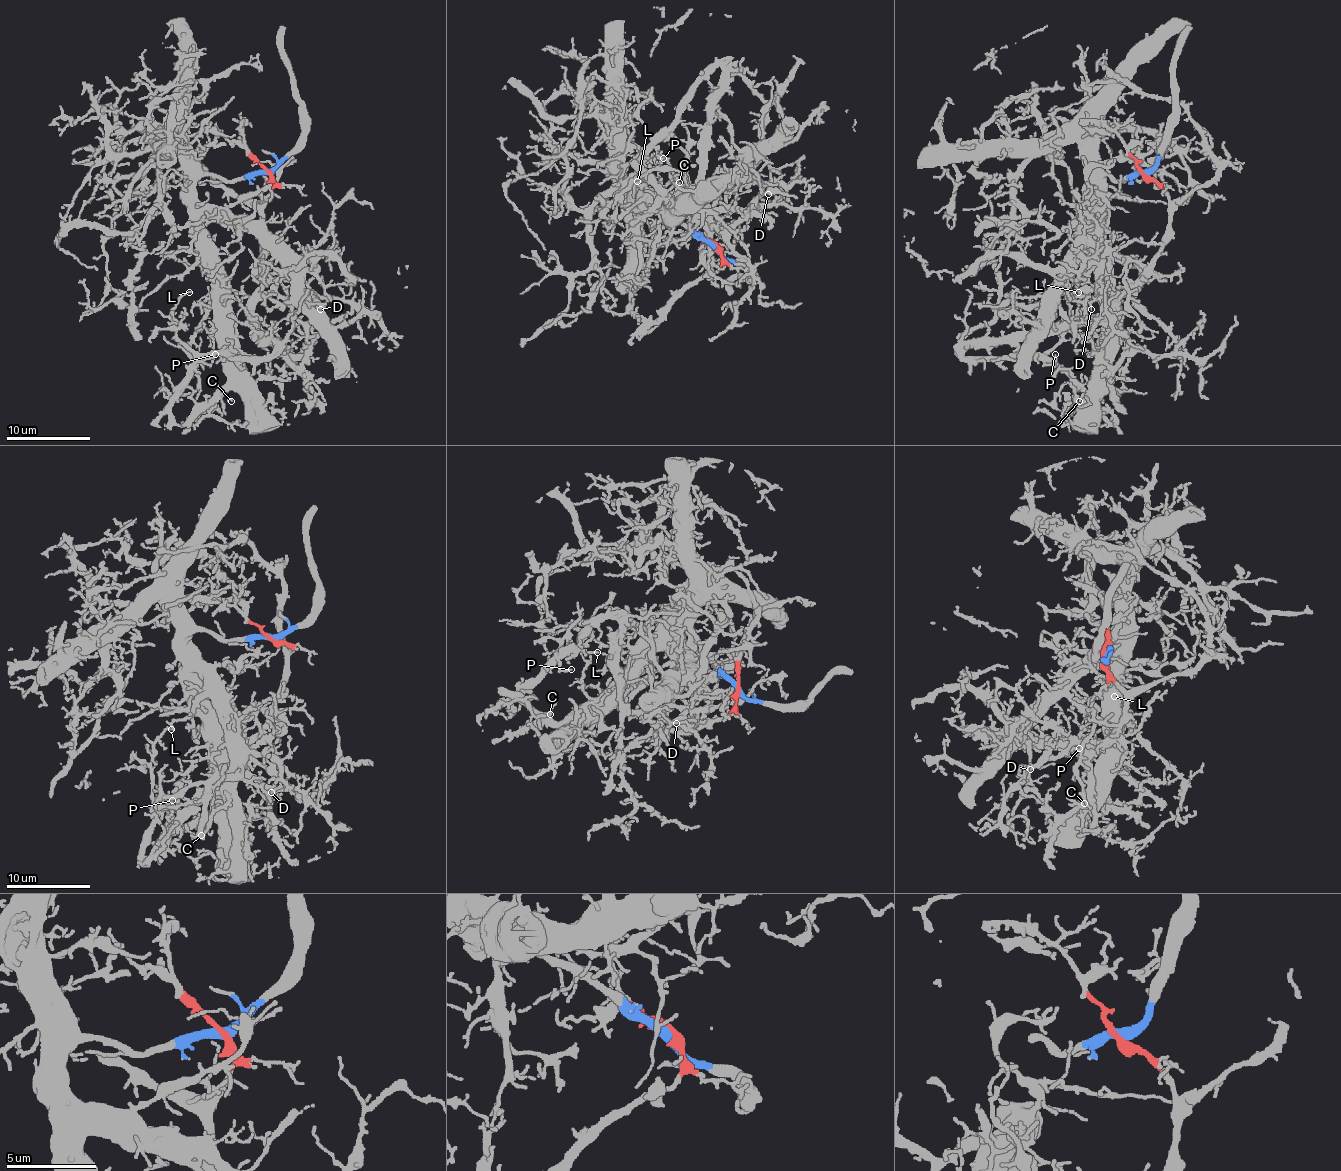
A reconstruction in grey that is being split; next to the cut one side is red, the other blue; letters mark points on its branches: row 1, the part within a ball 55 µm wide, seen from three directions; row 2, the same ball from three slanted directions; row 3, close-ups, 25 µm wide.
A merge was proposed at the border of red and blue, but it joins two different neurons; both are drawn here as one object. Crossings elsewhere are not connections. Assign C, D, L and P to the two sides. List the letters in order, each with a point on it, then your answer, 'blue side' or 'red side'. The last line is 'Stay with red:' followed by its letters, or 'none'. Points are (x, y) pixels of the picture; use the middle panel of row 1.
C: (679, 182) | blue side
D: (768, 194) | red side
L: (637, 181) | red side
P: (663, 158) | red side
Stay with red: D, L, P

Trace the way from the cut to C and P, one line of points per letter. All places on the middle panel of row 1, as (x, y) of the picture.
C: (716, 247), (699, 240), (676, 217), (661, 215), (642, 198), (676, 205), (667, 192), (680, 182)
P: (716, 245), (720, 263), (711, 272), (701, 154), (720, 66), (697, 83), (678, 121), (653, 146), (663, 159)

